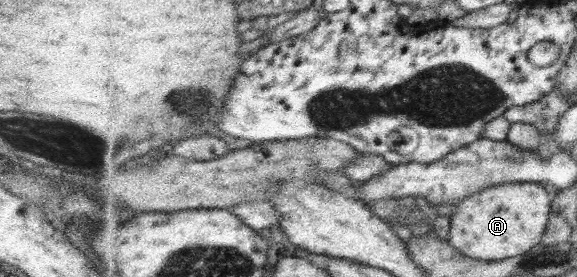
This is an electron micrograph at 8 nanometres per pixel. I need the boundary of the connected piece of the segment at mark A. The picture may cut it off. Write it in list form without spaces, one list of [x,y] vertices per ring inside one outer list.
[[[536,182],[495,185],[456,205],[448,241],[464,255],[484,261],[518,257],[538,247],[552,214],[550,193]]]

